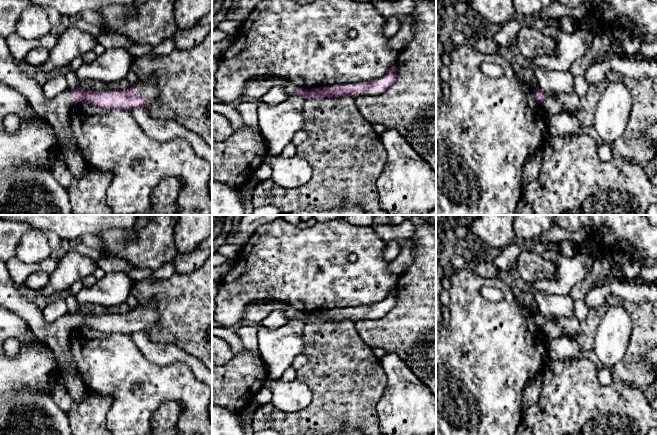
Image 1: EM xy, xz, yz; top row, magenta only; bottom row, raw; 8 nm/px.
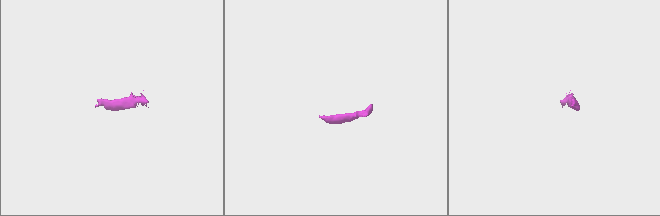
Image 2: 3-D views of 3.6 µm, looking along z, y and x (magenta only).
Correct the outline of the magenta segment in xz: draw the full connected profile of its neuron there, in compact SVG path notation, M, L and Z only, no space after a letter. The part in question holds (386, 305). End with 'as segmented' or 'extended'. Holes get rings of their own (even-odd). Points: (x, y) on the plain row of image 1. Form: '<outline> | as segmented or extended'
M393 289L385 299L373 305L335 308L309 314L300 312L293 306L288 305L285 308L284 314L289 320L298 319L305 324L314 321L340 321L346 319L357 322L365 321L367 319L380 319L394 308L396 300L397 291L396 289Z | extended

